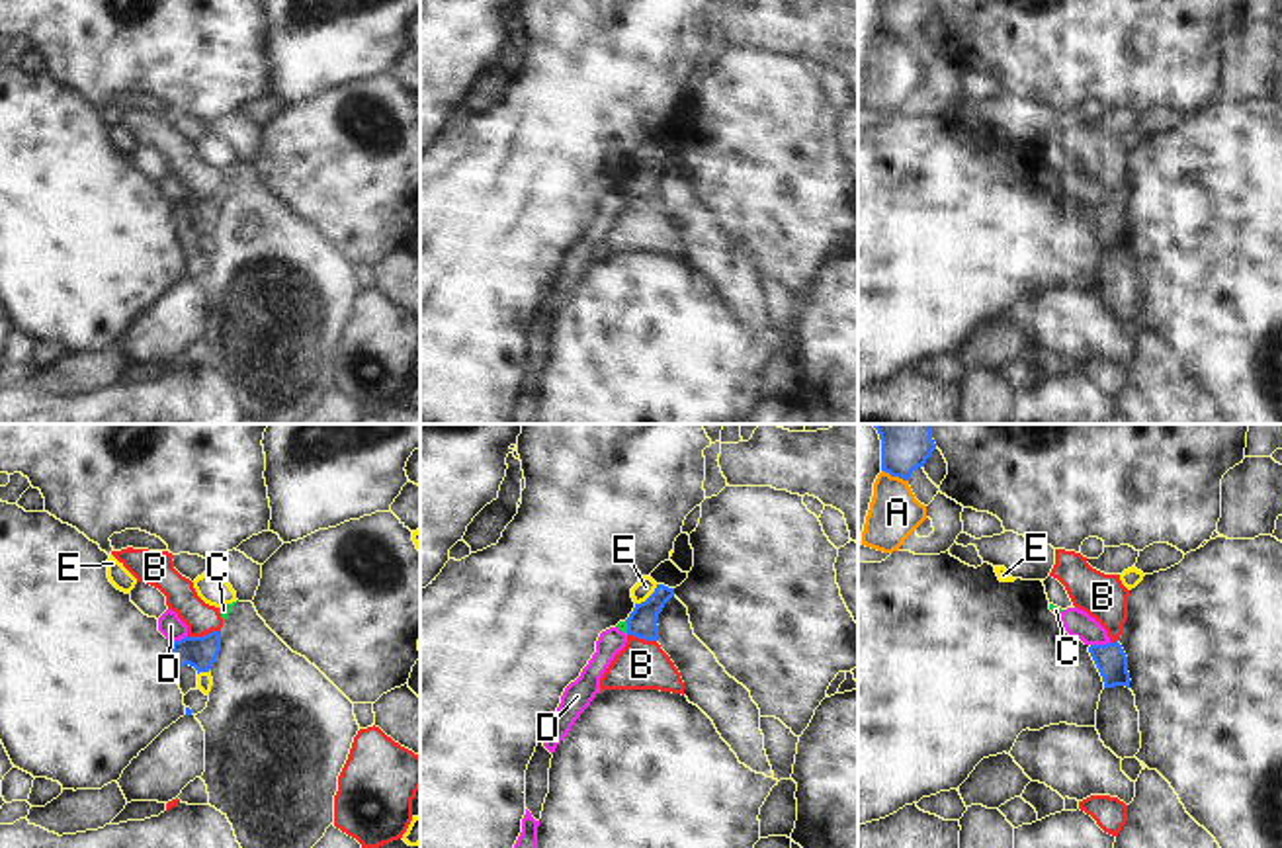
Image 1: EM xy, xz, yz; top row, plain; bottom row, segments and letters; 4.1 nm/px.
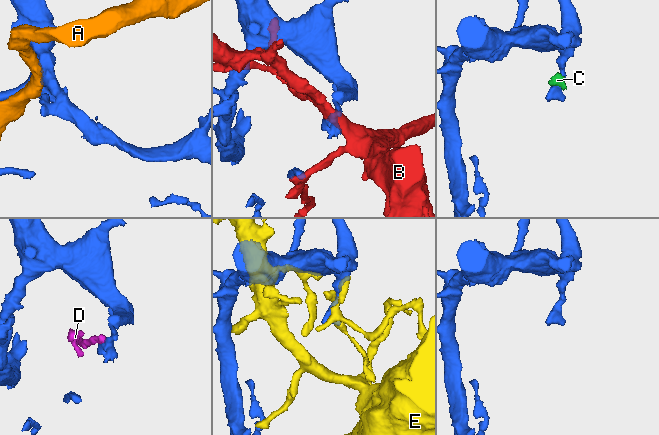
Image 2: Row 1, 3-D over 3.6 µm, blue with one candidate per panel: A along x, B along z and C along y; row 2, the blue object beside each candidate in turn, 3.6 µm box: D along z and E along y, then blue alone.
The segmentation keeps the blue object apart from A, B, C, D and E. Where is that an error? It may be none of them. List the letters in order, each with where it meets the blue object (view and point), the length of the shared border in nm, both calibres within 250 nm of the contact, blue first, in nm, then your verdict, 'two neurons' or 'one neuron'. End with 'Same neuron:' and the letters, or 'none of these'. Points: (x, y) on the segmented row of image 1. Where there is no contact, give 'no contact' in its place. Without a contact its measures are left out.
A: contact yz (896, 475); length 120 nm; calibres 220 and 220 nm; two neurons
B: contact xy (204, 636); length 140 nm; calibres 130 and 130 nm; two neurons
C: contact xz (628, 628); length 60 nm; calibres 120 and 50 nm; two neurons
D: contact yz (1099, 645); length 80 nm; calibres 130 and 110 nm; two neurons
E: contact xz (649, 596); length 130 nm; calibres 120 and 80 nm; two neurons
Same neuron: none of these

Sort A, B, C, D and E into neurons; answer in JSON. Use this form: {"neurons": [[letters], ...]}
{"neurons": [["A"], ["B"], ["C", "D"], ["E"]]}

